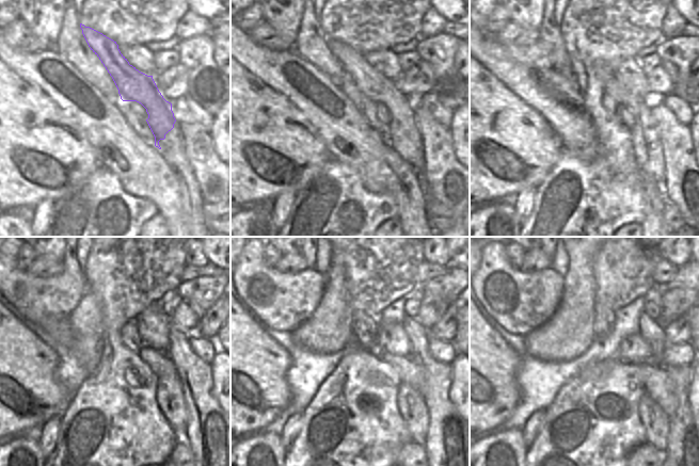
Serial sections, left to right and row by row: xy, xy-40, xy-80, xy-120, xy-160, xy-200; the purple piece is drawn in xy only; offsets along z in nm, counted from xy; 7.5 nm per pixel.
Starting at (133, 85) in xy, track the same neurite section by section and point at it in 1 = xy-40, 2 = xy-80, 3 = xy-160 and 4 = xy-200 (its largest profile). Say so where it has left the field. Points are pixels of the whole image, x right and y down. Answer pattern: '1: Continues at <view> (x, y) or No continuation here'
1: Continues at xy-40 (404, 138)
2: Continues at xy-80 (646, 143)
3: Continues at xy-160 (411, 404)
4: Continues at xy-200 (649, 412).

